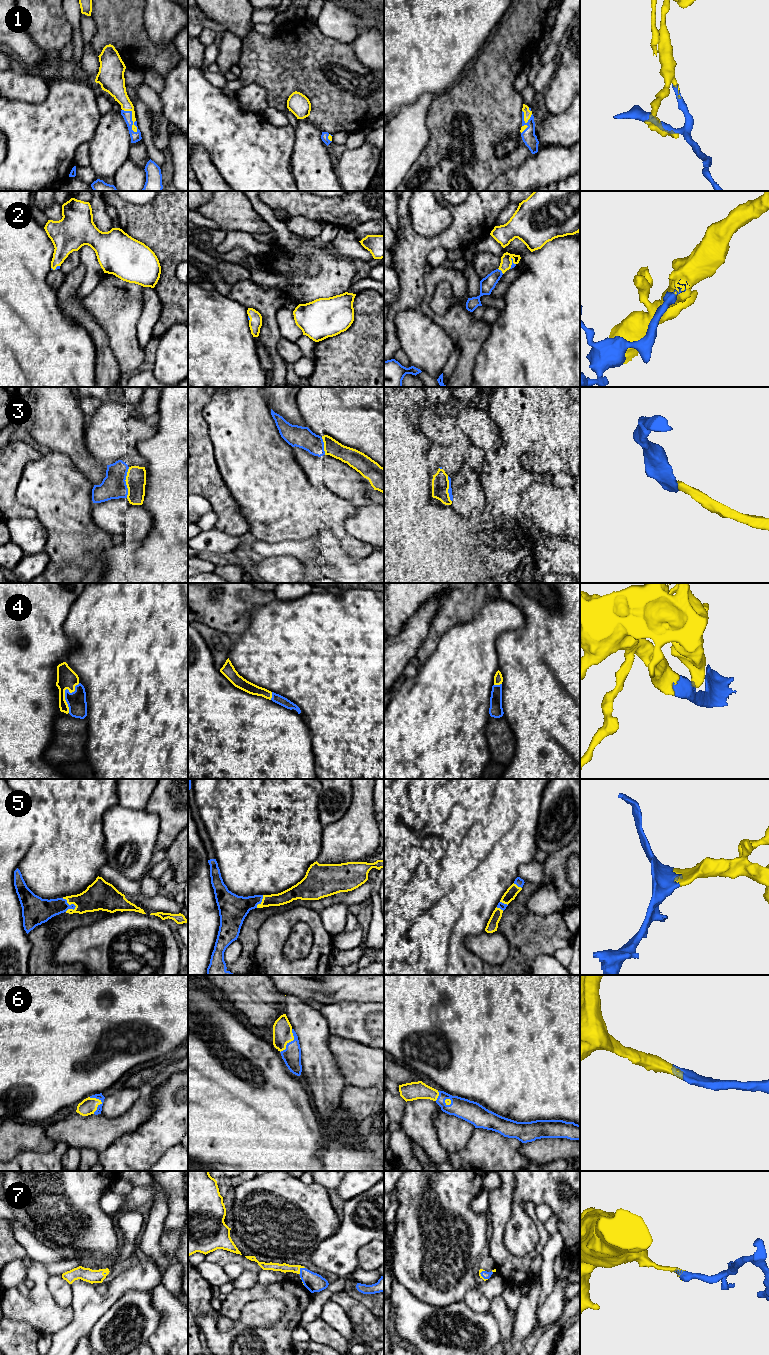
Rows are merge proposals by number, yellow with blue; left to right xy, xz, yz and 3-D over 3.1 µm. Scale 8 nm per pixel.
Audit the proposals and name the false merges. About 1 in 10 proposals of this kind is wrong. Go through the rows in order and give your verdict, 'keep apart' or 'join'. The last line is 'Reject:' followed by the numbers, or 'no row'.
1: join
2: join
3: join
4: join
5: join
6: join
7: join
Reject: no row

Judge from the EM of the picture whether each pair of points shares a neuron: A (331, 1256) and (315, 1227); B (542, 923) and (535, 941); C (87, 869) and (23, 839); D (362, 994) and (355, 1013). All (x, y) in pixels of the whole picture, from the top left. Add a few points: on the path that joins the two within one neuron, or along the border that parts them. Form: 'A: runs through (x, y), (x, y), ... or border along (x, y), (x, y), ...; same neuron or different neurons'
A: border along (340, 1224), (334, 1233), (317, 1246), (309, 1259); different neurons
B: runs through (542, 927), (542, 930), (535, 937); same neuron
C: border along (34, 820), (32, 844), (18, 863); different neurons
D: border along (335, 1001), (350, 999), (373, 1002); different neurons

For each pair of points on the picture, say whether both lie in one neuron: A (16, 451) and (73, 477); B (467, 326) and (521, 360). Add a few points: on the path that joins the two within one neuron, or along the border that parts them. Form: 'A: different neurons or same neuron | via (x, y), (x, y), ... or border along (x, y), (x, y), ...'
A: different neurons | border along (43, 455), (29, 461), (20, 477)
B: different neurons | border along (492, 323), (490, 333), (476, 359)

